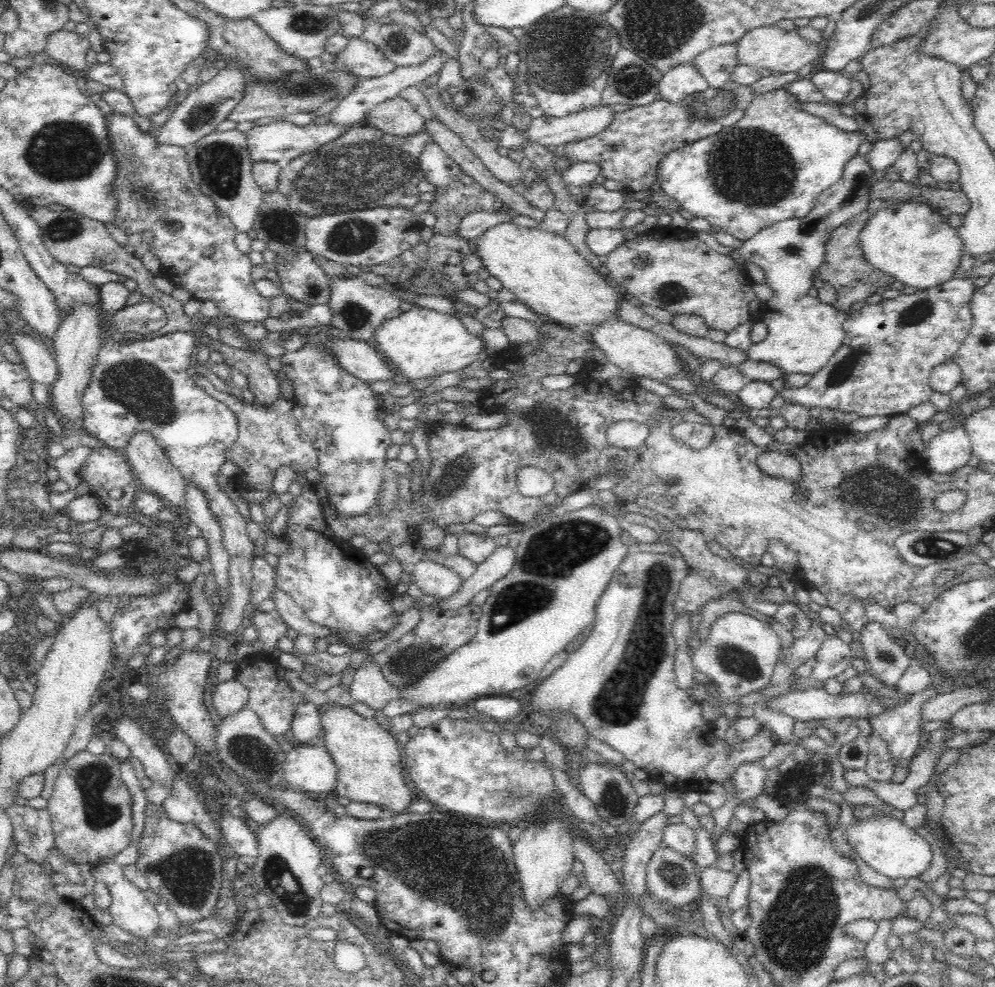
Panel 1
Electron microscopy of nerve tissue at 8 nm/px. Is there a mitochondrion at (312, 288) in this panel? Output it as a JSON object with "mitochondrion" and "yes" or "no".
{"mitochondrion":"yes"}

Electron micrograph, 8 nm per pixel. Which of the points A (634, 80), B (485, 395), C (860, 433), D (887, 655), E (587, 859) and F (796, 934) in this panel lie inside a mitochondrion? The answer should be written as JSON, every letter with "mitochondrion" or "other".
{"A":"mitochondrion","B":"other","C":"other","D":"mitochondrion","E":"other","F":"mitochondrion"}

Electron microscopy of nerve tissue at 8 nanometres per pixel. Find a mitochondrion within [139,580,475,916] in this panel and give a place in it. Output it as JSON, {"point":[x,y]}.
{"point":[185,873]}

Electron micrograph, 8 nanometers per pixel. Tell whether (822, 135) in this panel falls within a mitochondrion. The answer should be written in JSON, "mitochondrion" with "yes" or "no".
{"mitochondrion":"no"}

